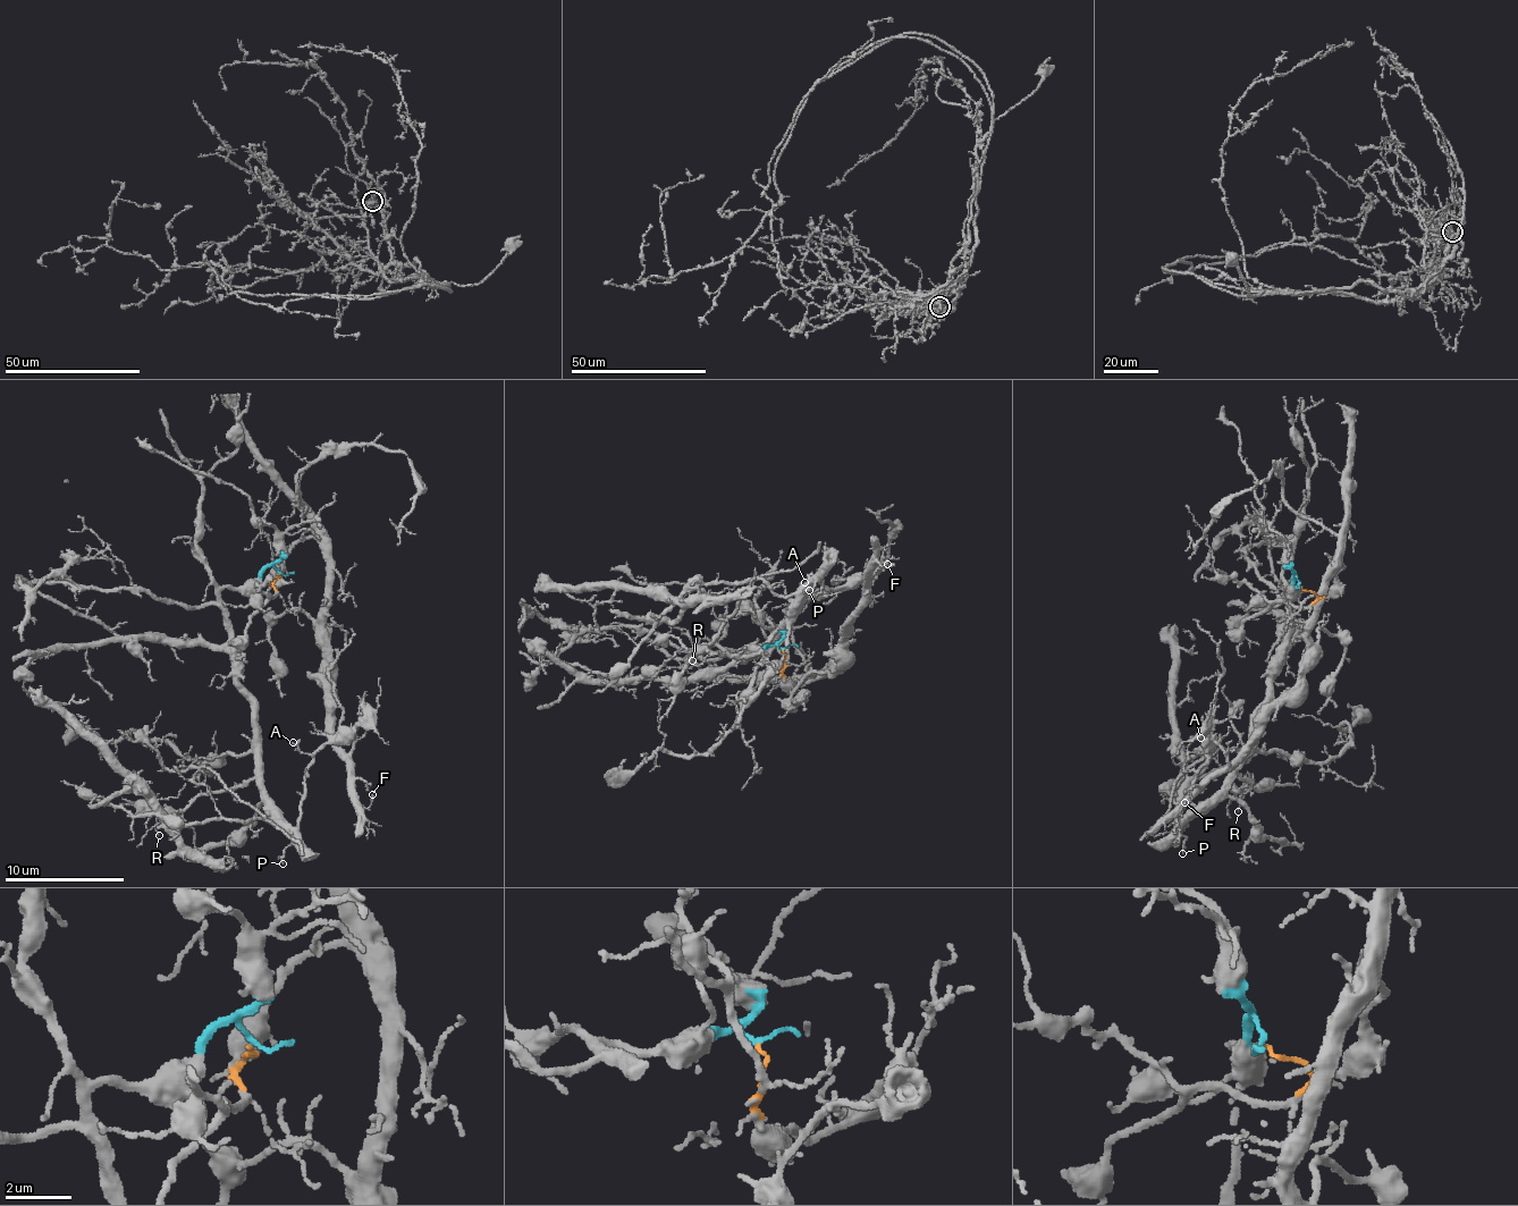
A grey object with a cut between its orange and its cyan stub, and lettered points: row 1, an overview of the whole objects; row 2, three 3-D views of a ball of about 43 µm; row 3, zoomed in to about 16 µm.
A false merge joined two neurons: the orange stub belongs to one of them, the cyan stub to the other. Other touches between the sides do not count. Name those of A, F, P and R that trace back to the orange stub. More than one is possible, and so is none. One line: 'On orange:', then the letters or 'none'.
On orange: F

